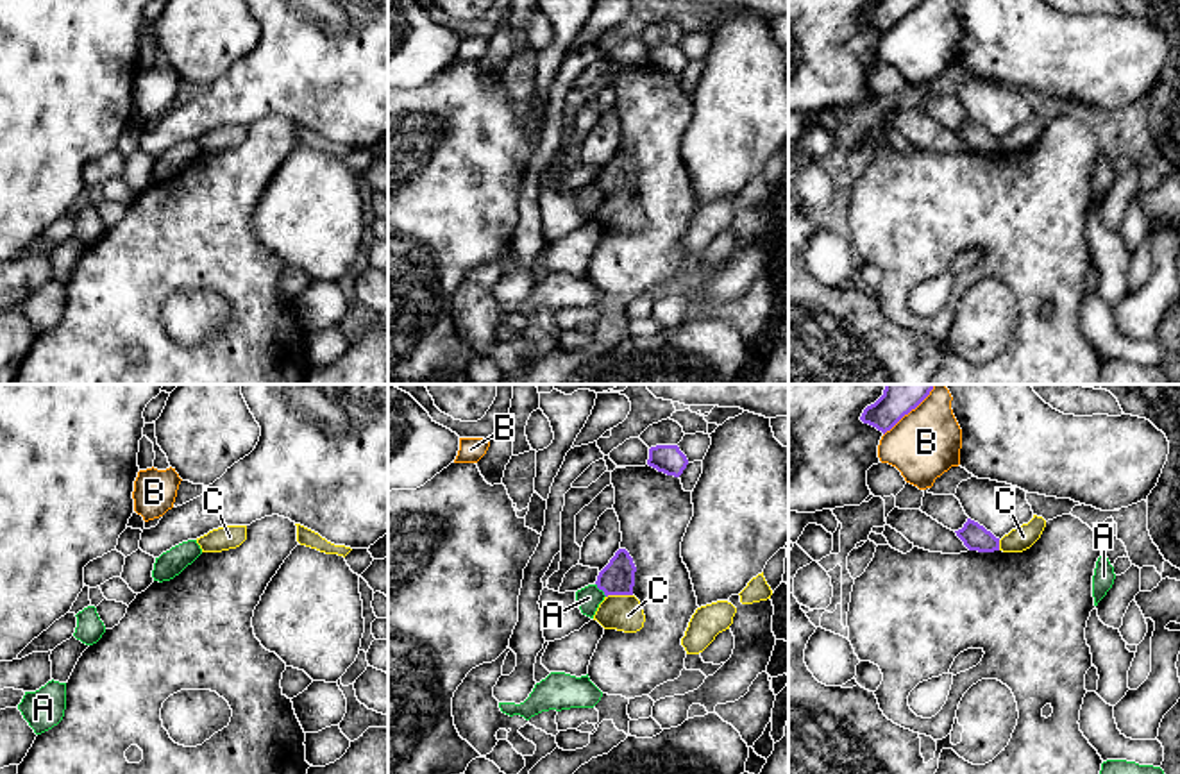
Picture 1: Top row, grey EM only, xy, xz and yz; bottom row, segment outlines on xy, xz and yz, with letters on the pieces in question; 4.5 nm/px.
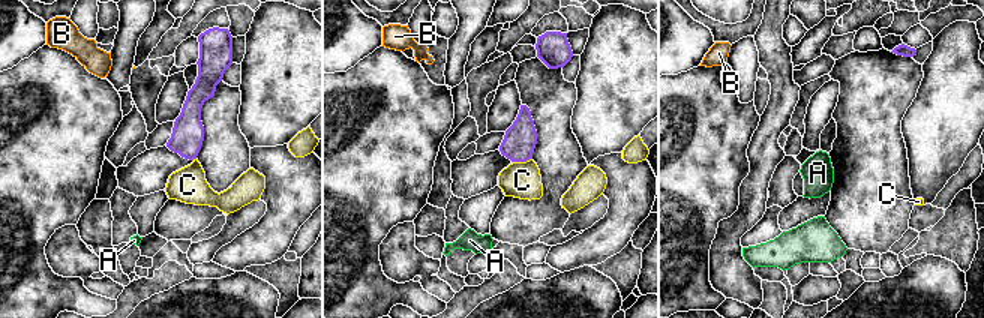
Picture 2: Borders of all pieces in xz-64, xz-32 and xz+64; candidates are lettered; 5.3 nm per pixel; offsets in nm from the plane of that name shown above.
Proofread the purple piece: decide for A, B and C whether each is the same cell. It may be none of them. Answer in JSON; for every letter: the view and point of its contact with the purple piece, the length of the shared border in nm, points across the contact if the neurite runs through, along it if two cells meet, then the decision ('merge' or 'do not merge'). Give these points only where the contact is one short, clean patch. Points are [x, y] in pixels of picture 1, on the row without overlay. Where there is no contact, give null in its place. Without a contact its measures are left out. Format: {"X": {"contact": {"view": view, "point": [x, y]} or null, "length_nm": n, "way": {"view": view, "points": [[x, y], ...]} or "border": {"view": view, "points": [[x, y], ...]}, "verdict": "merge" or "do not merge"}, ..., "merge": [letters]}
{"A": {"contact": {"view": "xz", "point": [601, 188]}, "length_nm": 80, "border": {"view": "xz", "points": [[596, 183], [606, 195]]}, "verdict": "do not merge"}, "B": {"contact": {"view": "yz", "point": [903, 15]}, "length_nm": 240, "verdict": "do not merge"}, "C": {"contact": {"view": "xz", "point": [619, 193]}, "length_nm": 120, "verdict": "do not merge"}, "merge": []}

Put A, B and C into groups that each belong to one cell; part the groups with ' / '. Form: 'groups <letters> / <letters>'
groups A / B / C

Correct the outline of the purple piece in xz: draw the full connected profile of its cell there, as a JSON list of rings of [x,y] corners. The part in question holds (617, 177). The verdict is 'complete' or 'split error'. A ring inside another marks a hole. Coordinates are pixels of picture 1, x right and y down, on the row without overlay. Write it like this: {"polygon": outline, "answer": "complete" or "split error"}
{"polygon": [[[619,148],[597,175],[597,188],[604,195],[633,195],[636,166],[626,148]]], "answer": "complete"}

